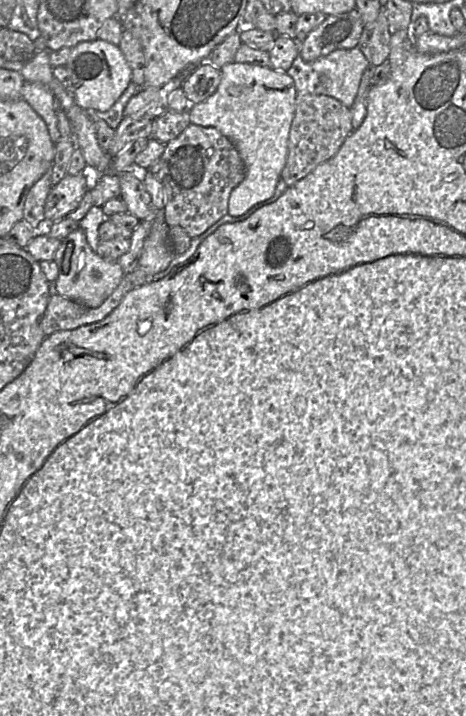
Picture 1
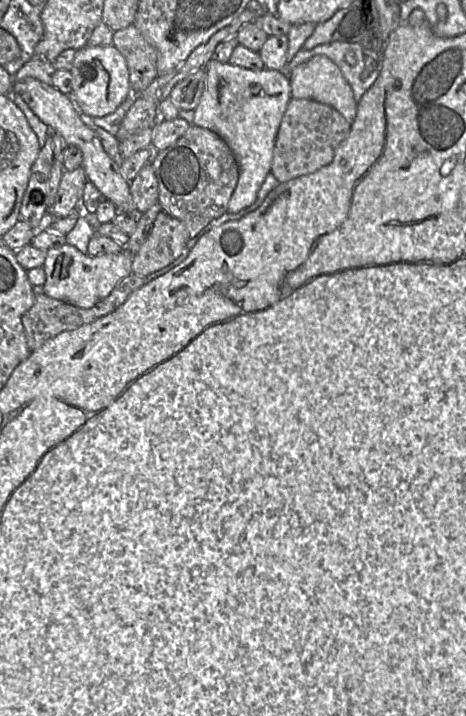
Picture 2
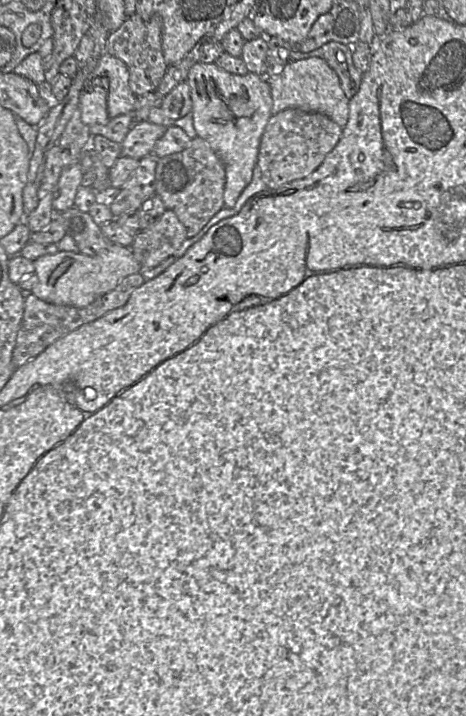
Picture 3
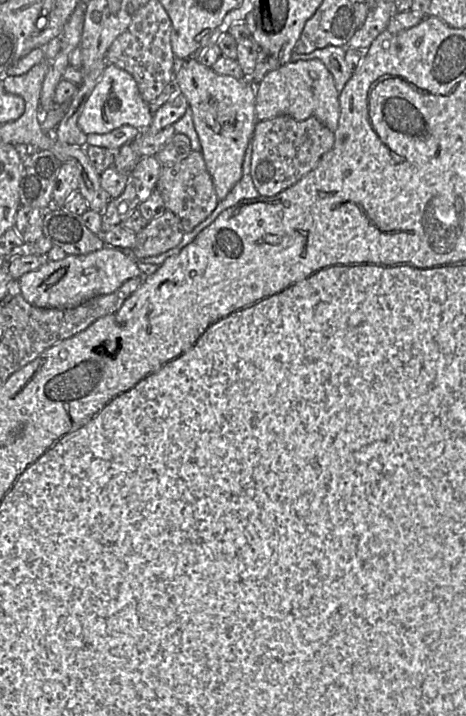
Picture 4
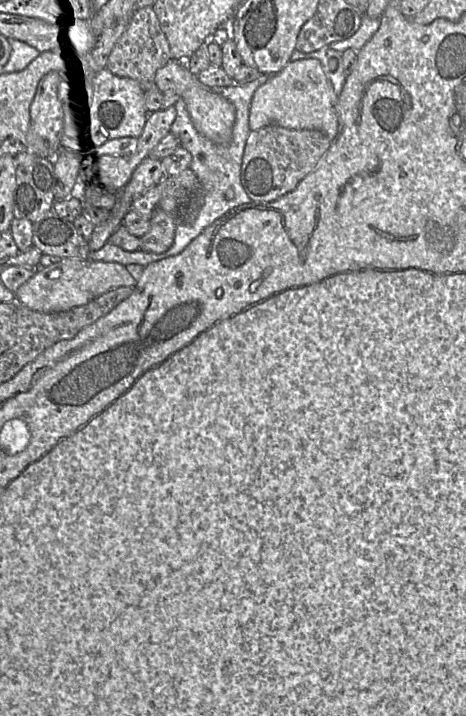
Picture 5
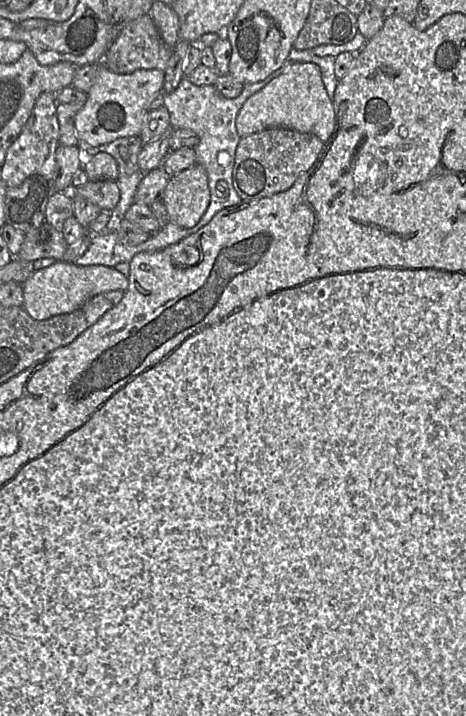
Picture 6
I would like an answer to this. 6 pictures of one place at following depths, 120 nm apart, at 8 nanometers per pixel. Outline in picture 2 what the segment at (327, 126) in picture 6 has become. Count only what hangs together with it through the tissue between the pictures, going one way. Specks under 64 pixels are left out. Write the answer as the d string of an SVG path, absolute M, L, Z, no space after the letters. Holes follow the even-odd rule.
M317 55L293 68L288 79L291 87L291 98L310 99L336 109L350 124L353 123L357 104L350 85L342 76L339 68L327 57Z

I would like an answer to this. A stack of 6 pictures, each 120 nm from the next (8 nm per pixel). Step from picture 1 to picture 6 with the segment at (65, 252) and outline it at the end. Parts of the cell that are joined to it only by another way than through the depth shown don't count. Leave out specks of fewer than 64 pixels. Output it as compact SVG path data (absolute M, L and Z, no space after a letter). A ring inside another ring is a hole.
M56 260L51 266L33 271L23 286L23 308L35 320L79 309L90 298L113 290L126 291L128 278L114 267L104 265L79 266L73 262Z

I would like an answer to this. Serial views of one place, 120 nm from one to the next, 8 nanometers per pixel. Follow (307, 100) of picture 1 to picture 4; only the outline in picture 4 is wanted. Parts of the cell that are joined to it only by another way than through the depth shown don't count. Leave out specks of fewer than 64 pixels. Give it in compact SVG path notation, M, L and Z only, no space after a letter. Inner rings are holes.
M281 115L258 121L251 139L250 174L259 196L275 196L296 183L317 165L334 141L334 132L313 117L297 121Z

